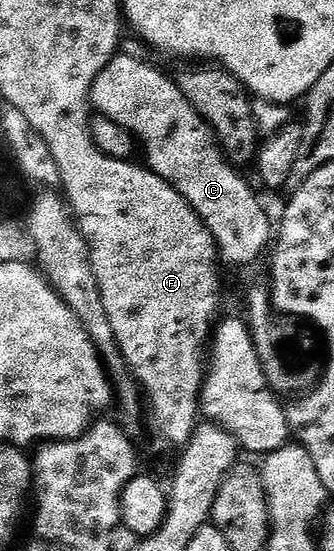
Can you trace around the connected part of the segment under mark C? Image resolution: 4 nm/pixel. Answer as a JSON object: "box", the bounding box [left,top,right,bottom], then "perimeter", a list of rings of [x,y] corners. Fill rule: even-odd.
{"box":[90,53,272,267],"perimeter":[[[119,53],[90,90],[93,110],[130,132],[146,154],[145,166],[172,185],[212,233],[223,264],[250,267],[272,243],[270,219],[239,168],[222,153],[213,131],[192,109],[177,82],[150,63]]]}

